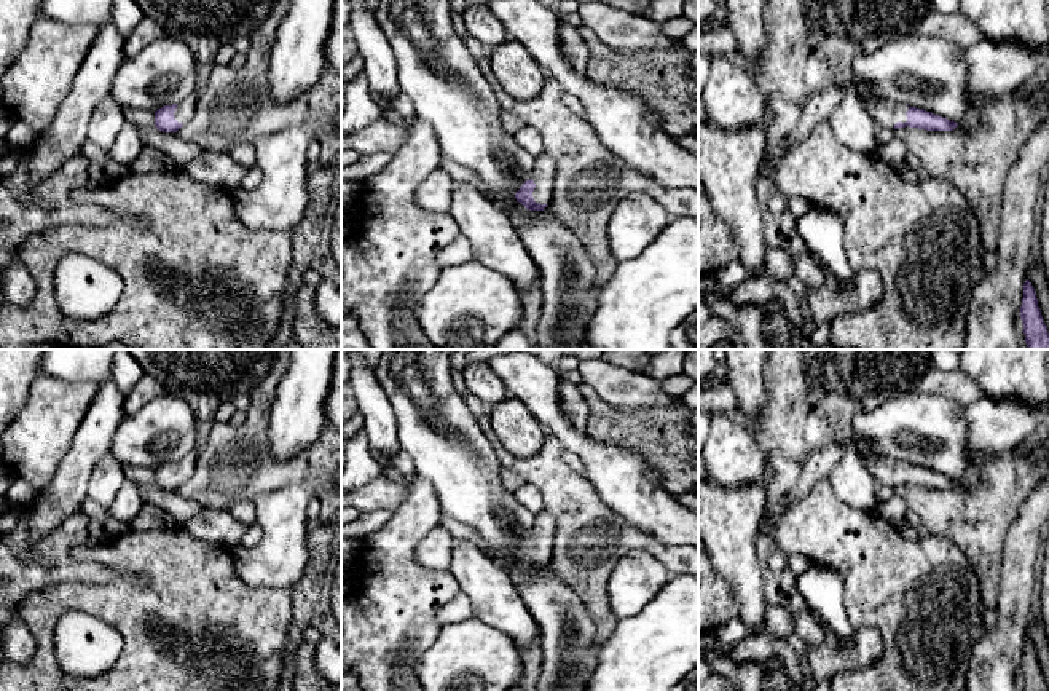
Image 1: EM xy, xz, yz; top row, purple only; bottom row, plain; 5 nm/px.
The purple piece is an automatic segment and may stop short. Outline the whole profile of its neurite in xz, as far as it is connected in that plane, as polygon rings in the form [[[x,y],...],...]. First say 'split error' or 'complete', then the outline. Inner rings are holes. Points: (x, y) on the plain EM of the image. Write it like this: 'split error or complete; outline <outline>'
split error; outline [[[542,509],[534,520],[532,535],[515,551],[515,557],[529,568],[544,568],[553,552],[555,519]]]

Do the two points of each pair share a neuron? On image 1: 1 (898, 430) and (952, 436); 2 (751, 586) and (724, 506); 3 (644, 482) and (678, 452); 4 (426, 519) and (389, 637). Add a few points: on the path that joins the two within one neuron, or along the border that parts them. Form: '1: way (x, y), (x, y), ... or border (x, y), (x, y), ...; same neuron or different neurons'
1: way (911, 430), (927, 430), (939, 436); same neuron
2: way (738, 567), (732, 552), (729, 525); same neuron
3: border (625, 450), (635, 450), (675, 497); different neurons
4: way (397, 548), (389, 556), (389, 608); same neuron

